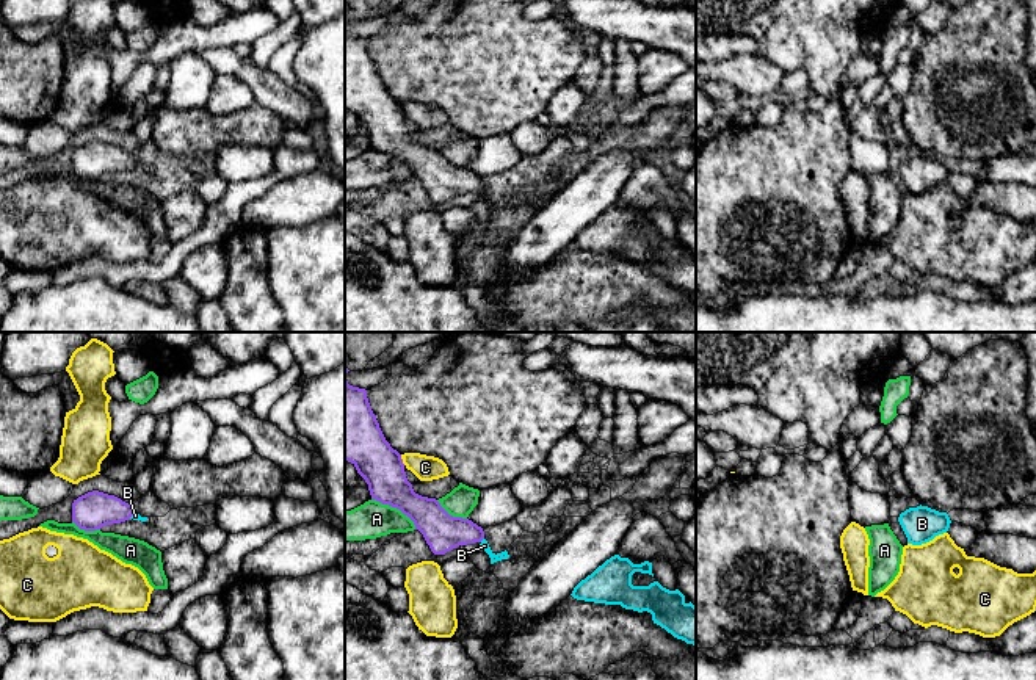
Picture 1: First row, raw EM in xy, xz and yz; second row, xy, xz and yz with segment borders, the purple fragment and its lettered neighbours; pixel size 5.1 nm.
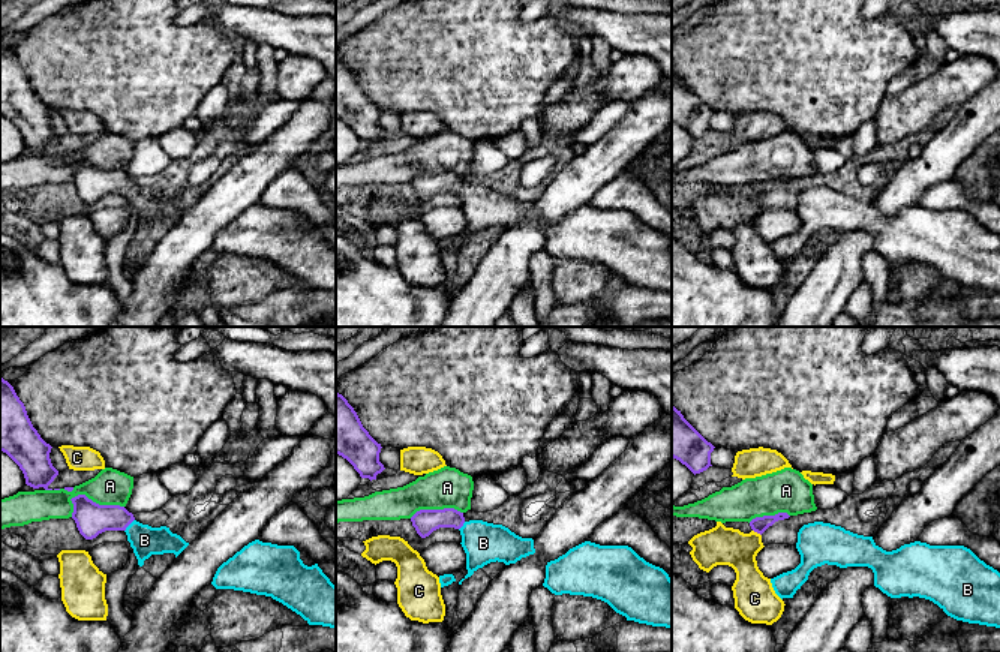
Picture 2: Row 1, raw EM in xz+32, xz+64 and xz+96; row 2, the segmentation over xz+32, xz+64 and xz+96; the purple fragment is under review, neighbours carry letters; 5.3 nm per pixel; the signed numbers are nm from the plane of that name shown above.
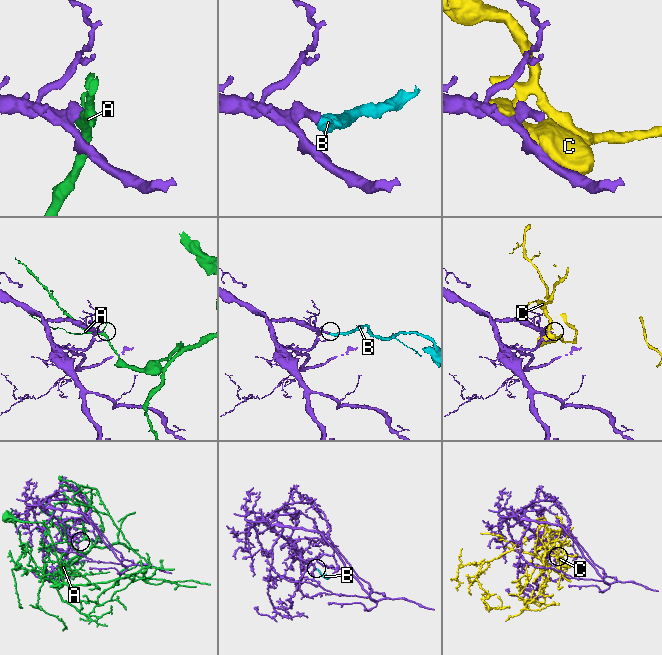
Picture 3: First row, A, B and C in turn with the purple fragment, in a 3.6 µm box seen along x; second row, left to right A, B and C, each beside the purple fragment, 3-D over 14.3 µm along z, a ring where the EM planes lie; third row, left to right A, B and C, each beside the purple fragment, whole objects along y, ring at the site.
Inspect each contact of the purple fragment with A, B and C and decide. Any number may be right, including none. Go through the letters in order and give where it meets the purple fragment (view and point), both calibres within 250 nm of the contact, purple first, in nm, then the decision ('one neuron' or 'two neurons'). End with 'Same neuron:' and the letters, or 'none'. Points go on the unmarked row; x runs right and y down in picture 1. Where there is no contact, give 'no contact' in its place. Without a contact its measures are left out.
A: xz (395, 155) | 220/190 nm | two neurons
B: xz (481, 188) | 190/50 nm | one neuron
C: xz (402, 108) | 260/130 nm | two neurons
Same neuron: B

